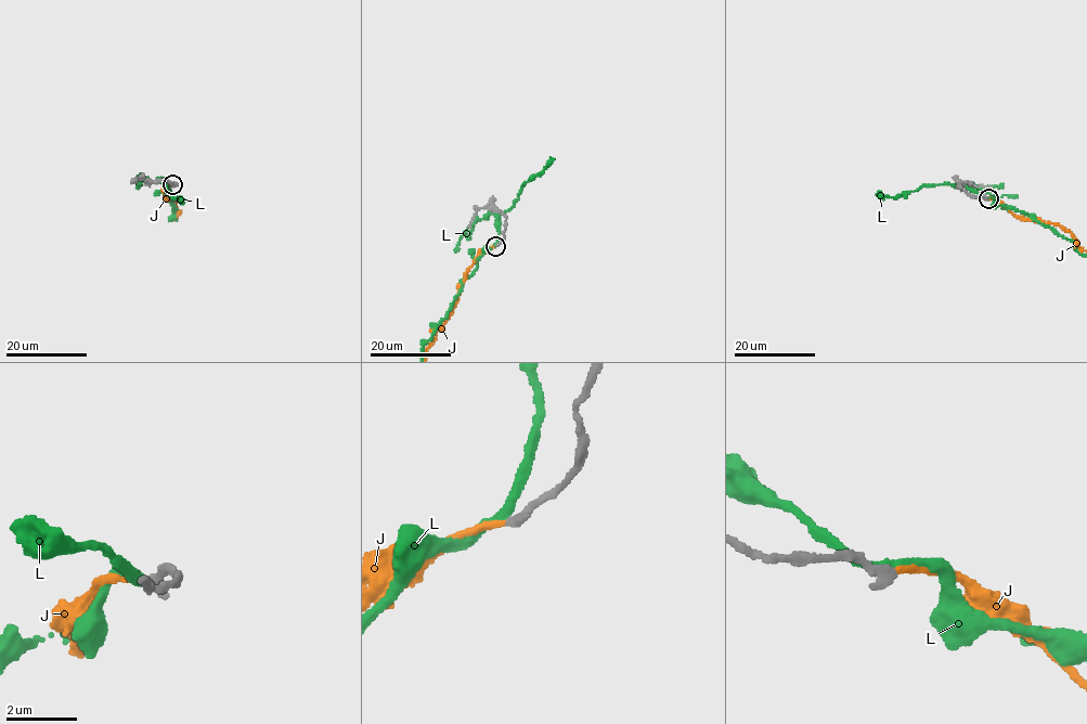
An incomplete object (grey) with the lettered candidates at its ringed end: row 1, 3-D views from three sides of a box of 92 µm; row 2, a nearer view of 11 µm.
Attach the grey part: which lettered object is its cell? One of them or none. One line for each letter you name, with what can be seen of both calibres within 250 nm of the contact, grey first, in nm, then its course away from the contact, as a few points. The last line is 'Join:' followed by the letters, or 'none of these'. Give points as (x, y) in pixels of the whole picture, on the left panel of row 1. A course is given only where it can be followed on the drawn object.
J: 280/180 nm
Join: J

